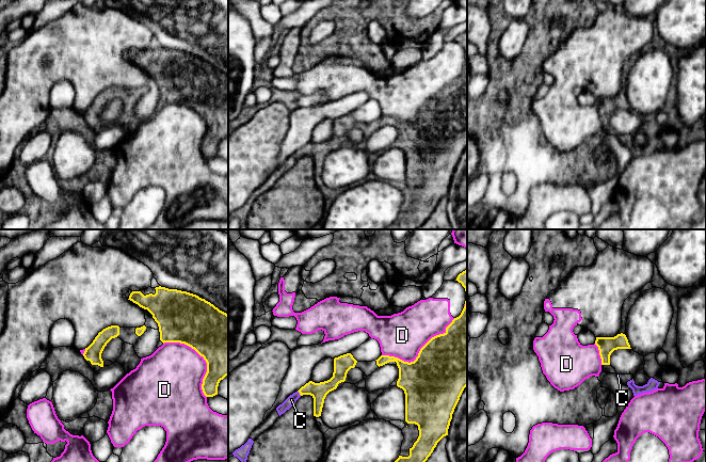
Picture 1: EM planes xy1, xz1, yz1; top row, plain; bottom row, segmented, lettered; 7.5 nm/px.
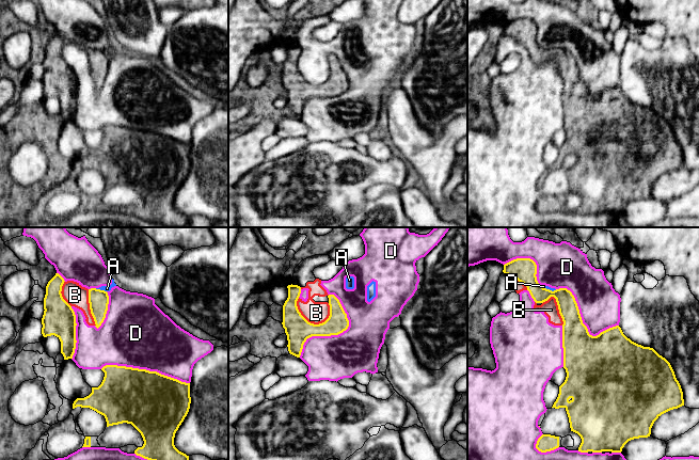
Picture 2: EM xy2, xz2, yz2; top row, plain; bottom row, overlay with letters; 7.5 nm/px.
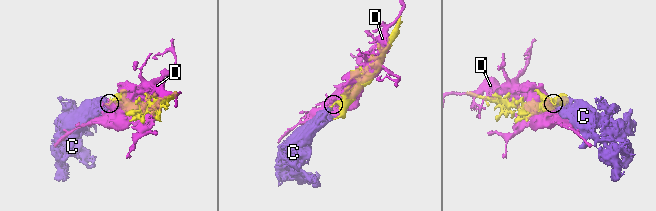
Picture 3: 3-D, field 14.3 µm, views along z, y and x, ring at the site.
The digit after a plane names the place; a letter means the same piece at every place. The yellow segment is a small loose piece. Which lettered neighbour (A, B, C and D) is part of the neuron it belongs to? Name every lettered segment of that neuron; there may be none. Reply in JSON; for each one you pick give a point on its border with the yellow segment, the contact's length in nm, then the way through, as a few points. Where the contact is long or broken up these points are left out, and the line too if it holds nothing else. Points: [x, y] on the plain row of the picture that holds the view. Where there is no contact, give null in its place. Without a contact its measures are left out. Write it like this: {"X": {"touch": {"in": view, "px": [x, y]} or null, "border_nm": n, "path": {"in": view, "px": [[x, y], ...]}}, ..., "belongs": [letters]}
{"C": {"touch": {"in": "xz1", "px": [299, 153]}, "border_nm": 50}, "belongs": ["C"]}

